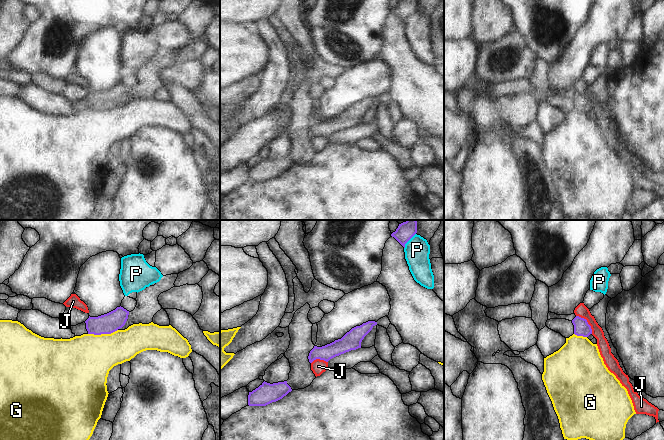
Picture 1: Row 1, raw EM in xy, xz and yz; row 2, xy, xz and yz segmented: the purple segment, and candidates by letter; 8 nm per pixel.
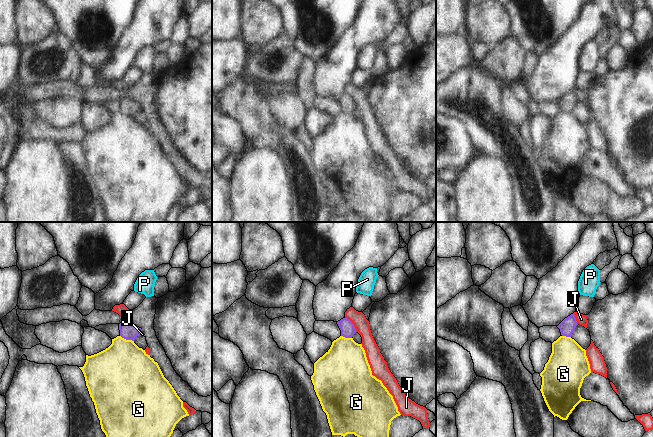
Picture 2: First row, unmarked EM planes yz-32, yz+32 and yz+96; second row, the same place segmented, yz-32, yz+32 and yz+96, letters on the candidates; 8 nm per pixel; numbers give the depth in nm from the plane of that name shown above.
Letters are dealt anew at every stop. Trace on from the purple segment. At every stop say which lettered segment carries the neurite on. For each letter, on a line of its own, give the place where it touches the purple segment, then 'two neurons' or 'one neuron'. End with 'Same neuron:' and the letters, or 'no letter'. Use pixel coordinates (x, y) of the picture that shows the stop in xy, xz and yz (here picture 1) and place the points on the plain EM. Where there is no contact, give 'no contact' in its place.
G: meets purple in xy at (102, 109); two neurons
J: meets purple in yz at (587, 98); two neurons
P: meets purple in xz at (408, 16); two neurons
Same neuron: no letter

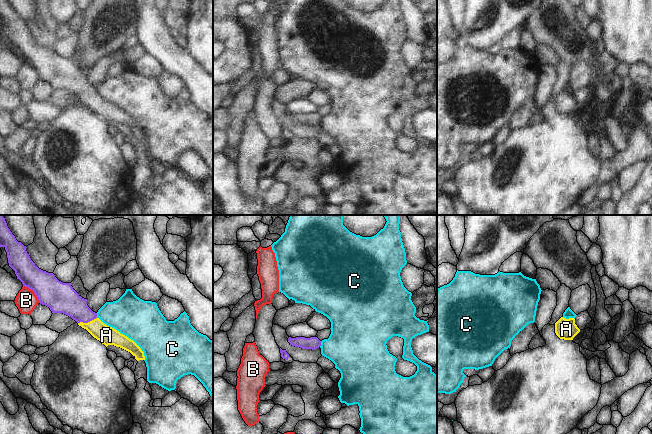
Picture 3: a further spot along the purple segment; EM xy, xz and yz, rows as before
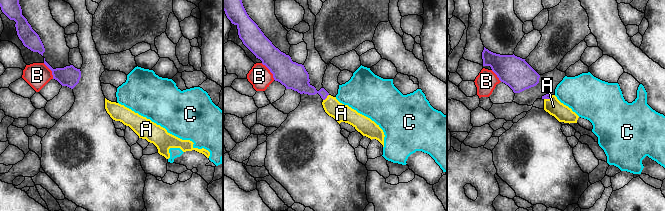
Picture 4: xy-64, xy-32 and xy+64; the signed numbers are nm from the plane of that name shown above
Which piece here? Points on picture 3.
A: meets purple in xy at (87, 98); one neuron
B: meets purple in xy at (34, 68); two neurons
C: meets purple in xz at (320, 120); two neurons
Same neuron: A

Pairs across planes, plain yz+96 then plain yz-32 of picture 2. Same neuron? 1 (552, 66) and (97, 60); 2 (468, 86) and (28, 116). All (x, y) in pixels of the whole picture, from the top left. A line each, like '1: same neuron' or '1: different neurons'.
1: different neurons
2: same neuron

